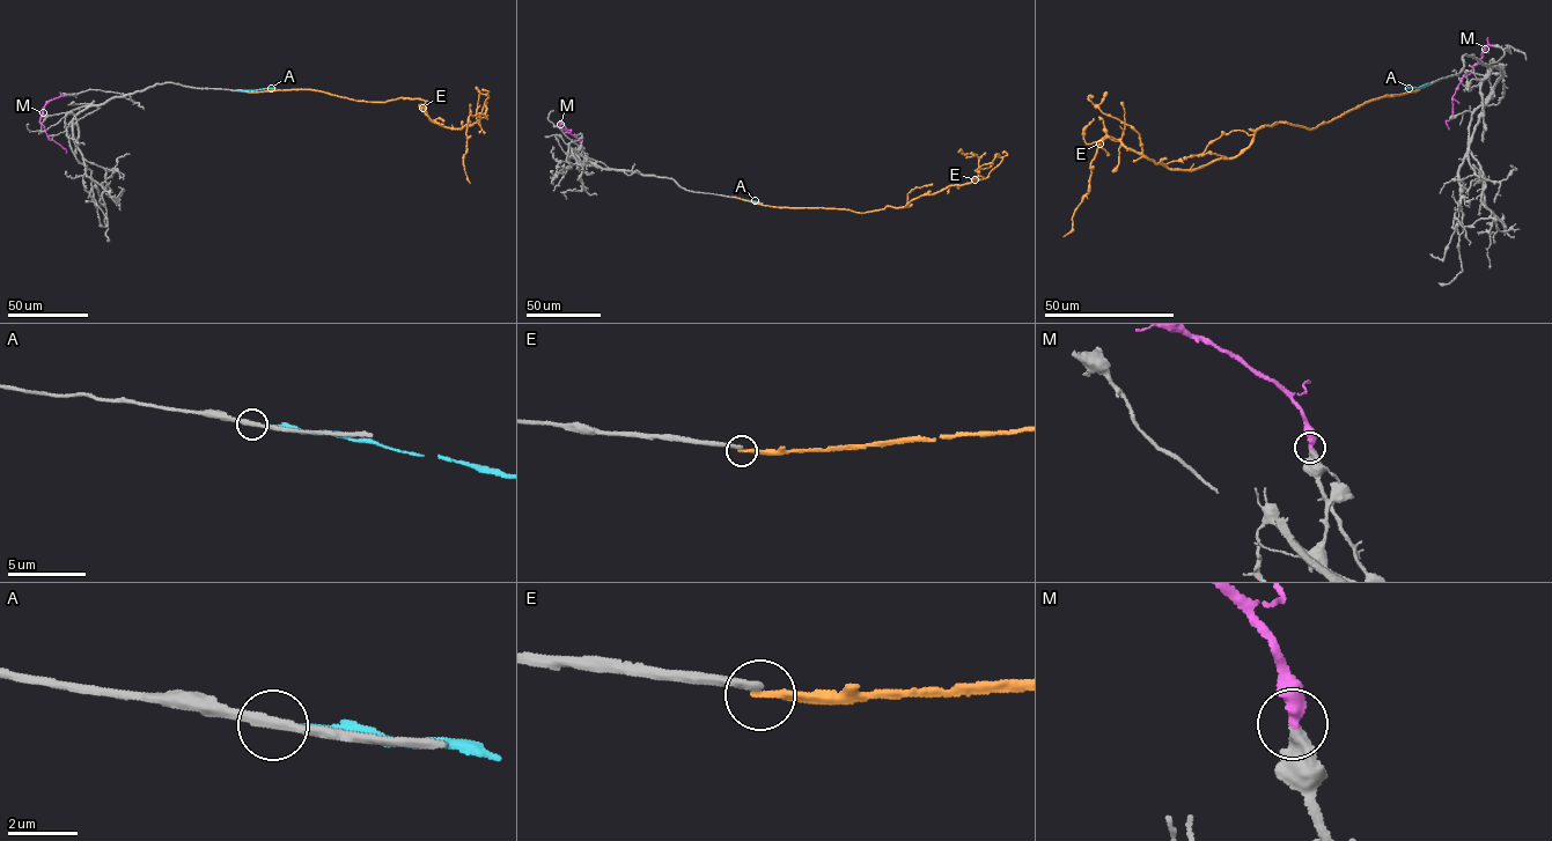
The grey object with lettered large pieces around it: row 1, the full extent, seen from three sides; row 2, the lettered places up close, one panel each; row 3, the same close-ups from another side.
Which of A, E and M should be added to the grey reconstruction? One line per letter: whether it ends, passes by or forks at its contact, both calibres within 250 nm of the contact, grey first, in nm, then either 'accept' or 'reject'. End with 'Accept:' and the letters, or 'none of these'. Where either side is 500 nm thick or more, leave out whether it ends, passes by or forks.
A: it ends | 300/150 nm | reject
E: it ends | 240/240 nm | reject
M: it ends | 480/440 nm | accept
Accept: M

